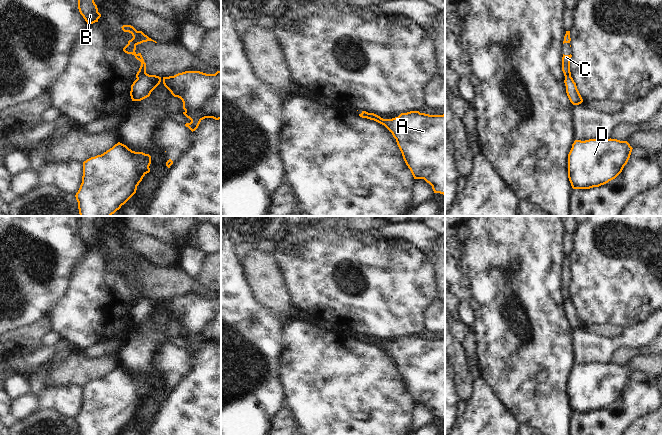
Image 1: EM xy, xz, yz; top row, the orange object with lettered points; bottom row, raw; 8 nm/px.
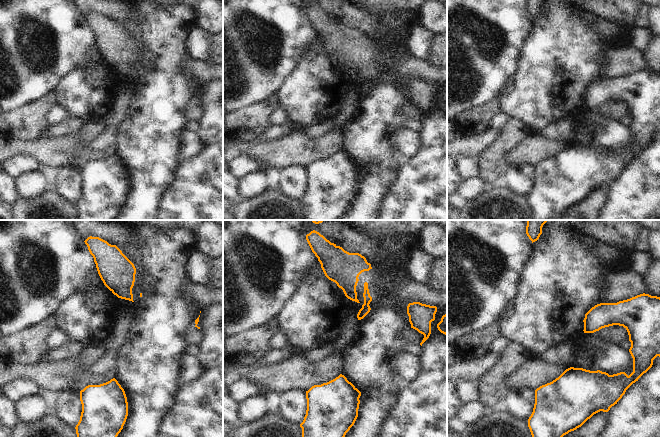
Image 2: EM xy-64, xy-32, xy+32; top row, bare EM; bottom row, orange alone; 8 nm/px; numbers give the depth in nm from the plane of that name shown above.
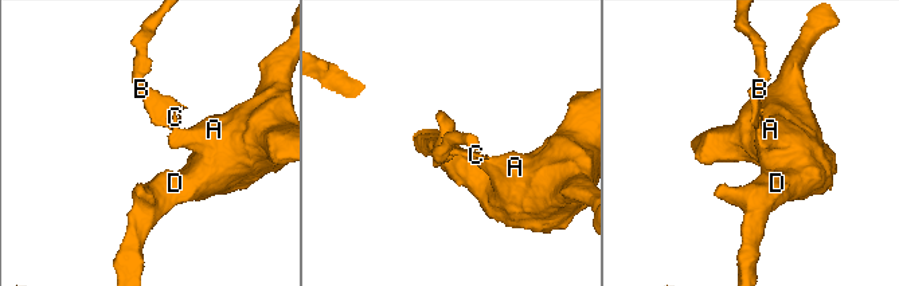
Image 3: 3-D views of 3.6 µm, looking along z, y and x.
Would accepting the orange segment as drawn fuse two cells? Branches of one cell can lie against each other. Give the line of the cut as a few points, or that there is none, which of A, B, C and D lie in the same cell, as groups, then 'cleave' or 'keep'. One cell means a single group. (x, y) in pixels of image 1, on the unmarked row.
cut xy (145, 296), (137, 302); groups A D / B C; cleave

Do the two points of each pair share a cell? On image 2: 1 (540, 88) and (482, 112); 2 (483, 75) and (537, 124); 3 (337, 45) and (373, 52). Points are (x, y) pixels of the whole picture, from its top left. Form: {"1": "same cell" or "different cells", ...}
{"1": "different cells", "2": "different cells", "3": "same cell"}

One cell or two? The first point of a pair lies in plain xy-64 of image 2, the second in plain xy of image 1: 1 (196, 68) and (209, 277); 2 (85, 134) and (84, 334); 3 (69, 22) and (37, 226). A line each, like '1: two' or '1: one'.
1: two
2: two
3: one

